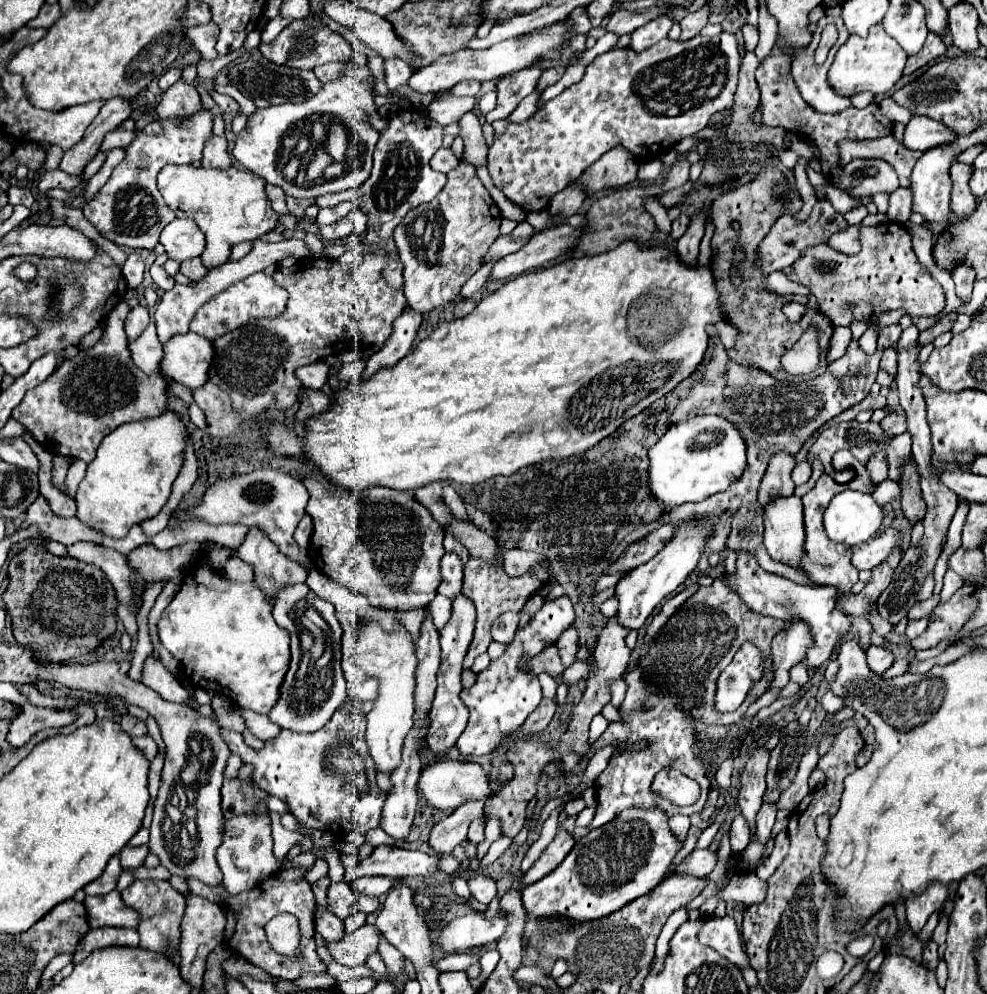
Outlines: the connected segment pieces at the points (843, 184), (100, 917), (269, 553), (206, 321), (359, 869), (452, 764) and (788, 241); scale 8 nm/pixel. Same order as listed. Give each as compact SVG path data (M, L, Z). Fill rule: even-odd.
M851 160L841 174L837 188L853 196L873 196L877 192L891 194L899 188L897 172L885 160Z
M113 890L105 896L87 896L83 904L91 928L101 928L101 926L137 928L141 922L141 916L123 902L119 890Z
M249 526L243 544L237 548L237 554L245 562L253 564L255 580L271 600L275 598L277 588L285 584L305 582L307 578L305 568L281 554L277 544L273 544L269 536L261 532L261 528Z
M255 272L255 274L247 276L245 280L239 280L237 284L229 286L221 294L213 296L213 300L205 302L197 310L197 314L191 320L189 328L191 328L191 332L197 332L205 338L215 340L215 338L219 338L227 332L243 328L245 324L249 324L253 320L277 318L285 312L285 306L287 306L287 292L271 276L265 276L263 272Z
M377 846L367 860L359 860L353 854L341 858L345 866L345 880L353 882L369 874L385 874L395 878L417 878L439 872L441 854L425 854L409 848L389 848Z
M441 760L427 764L421 772L419 790L425 794L427 802L439 812L457 810L461 804L469 800L487 800L493 794L491 780L489 776L485 776L485 770L475 762L459 762L459 760Z
M819 198L817 204L813 206L811 216L809 216L805 222L799 222L799 220L795 218L795 214L785 214L785 216L781 216L781 218L773 224L769 236L765 236L765 240L759 244L759 250L757 250L757 252L759 252L759 260L761 260L761 268L763 268L767 274L771 274L771 272L775 272L775 270L785 270L785 268L793 266L793 264L801 258L801 254L803 254L807 248L813 248L813 246L823 244L823 242L829 242L829 238L831 238L833 234L843 232L843 230L847 230L847 228L849 228L849 224L845 222L843 214L839 214L839 212L831 206L831 202L829 202L827 198Z

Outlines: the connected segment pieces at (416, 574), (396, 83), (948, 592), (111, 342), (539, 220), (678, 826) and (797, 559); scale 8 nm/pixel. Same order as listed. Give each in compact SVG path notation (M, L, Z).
M315 470L313 474L307 474L303 484L311 496L307 504L307 514L313 518L309 558L313 560L319 572L343 584L347 590L367 596L369 604L375 608L413 610L413 608L423 608L435 598L437 586L441 582L439 562L441 562L441 556L445 554L445 548L443 548L445 532L441 524L433 520L429 510L417 508L409 512L407 492L387 490L383 486L365 488L363 492L353 492L333 484L319 470Z
M389 60L389 62L385 62L385 80L387 80L389 94L393 94L399 86L407 84L411 76L413 76L413 70L403 60Z
M948 569L945 573L944 584L940 592L940 602L946 602L951 598L951 596L963 586L963 580L959 575Z
M125 300L119 302L105 320L107 326L103 330L103 338L93 348L79 352L77 358L65 360L65 364L61 368L57 368L57 372L53 372L53 376L49 376L49 380L45 380L41 386L33 388L33 392L27 392L23 402L13 410L13 418L19 420L47 452L61 454L67 458L73 456L73 458L85 460L89 464L95 458L95 450L101 444L103 436L107 436L113 428L117 428L119 424L125 424L125 422L139 420L139 418L155 416L161 410L165 410L165 402L167 402L165 380L145 376L145 372L141 372L131 360L129 340L123 330L123 322L125 322L129 310L131 308Z
M541 210L541 212L527 214L527 222L535 228L535 232L541 232L541 230L545 230L549 226L551 220L549 220L549 214L545 210Z
M680 814L671 816L668 820L668 825L677 838L684 843L691 826L689 817Z
M797 496L777 498L763 512L765 540L763 546L773 560L791 568L801 568L805 554L803 504Z

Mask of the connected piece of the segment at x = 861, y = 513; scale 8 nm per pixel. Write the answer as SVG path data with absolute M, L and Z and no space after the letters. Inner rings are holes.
M845 490L829 502L823 514L827 536L845 546L857 546L873 538L883 522L883 510L863 492Z

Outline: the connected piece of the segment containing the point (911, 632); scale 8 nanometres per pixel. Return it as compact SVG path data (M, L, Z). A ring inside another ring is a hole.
M921 618L921 620L909 620L909 626L907 626L907 640L915 640L915 638L919 638L925 630L927 630L927 626L929 626L929 620L927 618Z

